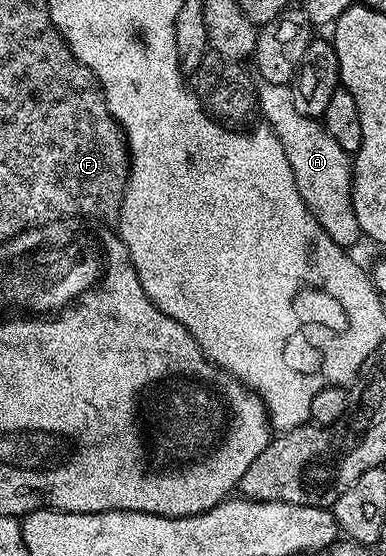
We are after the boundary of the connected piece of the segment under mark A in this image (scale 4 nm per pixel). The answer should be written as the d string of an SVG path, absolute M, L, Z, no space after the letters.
M259 78L255 82L255 96L258 113L263 113L262 121L275 133L277 140L281 140L281 148L285 148L289 168L293 168L297 192L301 192L307 211L315 217L317 224L321 224L321 228L325 228L325 232L329 232L332 241L351 248L361 238L351 199L352 159L345 148L329 136L322 121L297 112L290 85L269 84L269 80Z

